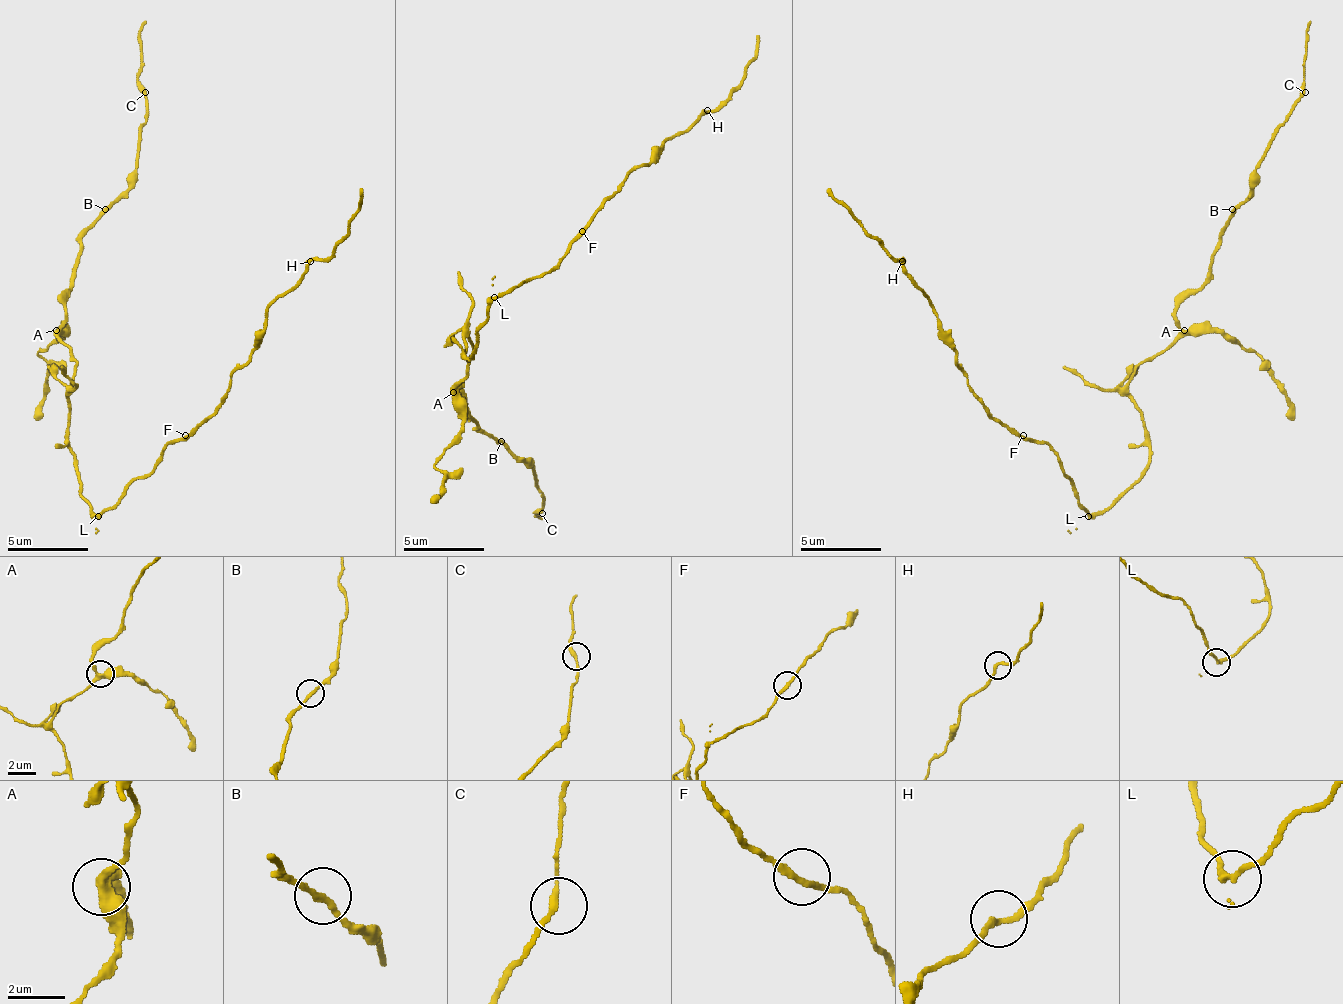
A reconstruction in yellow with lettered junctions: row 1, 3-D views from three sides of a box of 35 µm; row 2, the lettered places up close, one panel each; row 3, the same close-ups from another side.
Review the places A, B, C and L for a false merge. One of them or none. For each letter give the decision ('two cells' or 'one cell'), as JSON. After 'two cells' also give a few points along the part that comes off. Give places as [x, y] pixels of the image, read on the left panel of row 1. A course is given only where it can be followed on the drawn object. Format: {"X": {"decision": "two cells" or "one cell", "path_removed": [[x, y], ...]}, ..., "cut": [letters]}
{"A": {"decision": "one cell"}, "B": {"decision": "one cell"}, "C": {"decision": "one cell"}, "L": {"decision": "two cells", "path_removed": [[97, 515], [161, 451], [185, 439], [214, 411], [250, 358], [266, 310], [331, 253], [359, 209], [359, 189]]}, "cut": ["L"]}

